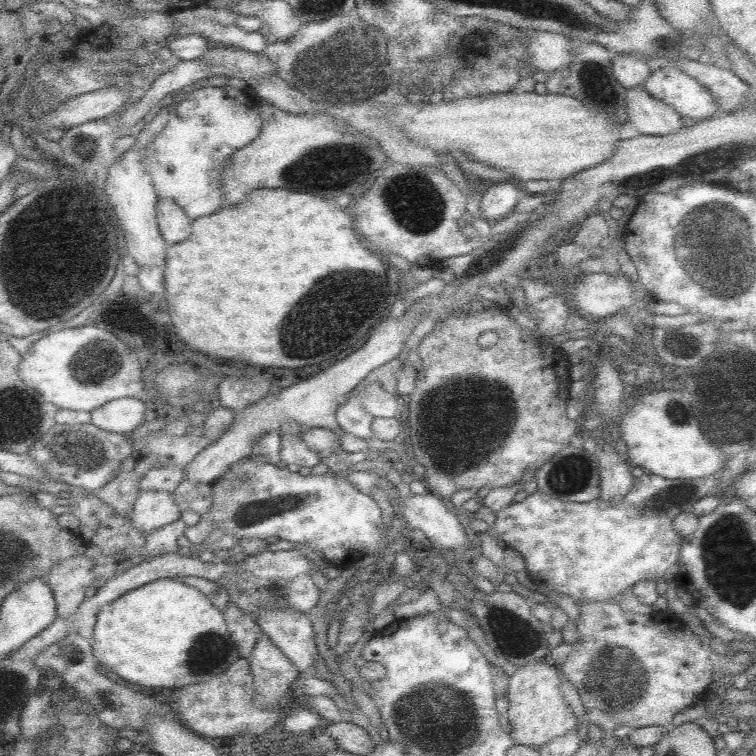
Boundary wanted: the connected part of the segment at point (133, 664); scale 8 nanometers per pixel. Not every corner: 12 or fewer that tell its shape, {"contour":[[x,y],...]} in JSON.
{"contour":[[173,578],[104,606],[90,654],[150,688],[242,657],[206,592]]}

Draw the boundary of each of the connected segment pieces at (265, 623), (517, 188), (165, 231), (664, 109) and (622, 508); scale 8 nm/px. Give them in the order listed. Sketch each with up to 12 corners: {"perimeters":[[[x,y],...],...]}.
{"perimeters":[[[270,608],[254,620],[300,672],[322,659],[311,615]],[[504,180],[482,194],[481,218],[491,223],[514,211],[525,195]],[[162,198],[157,223],[168,244],[186,240],[190,218],[173,200]],[[643,86],[627,89],[627,120],[640,134],[666,136],[681,116]],[[722,469],[646,472],[616,504],[537,489],[490,532],[541,592],[575,602],[664,578],[673,518]]]}

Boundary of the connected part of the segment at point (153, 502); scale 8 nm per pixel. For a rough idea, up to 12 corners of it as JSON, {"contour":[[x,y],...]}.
{"contour":[[141,490],[131,522],[144,534],[180,518],[171,492]]}

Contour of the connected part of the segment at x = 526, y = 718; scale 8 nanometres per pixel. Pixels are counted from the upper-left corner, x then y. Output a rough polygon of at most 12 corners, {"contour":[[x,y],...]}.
{"contour":[[557,665],[508,676],[508,734],[539,749],[576,729]]}

